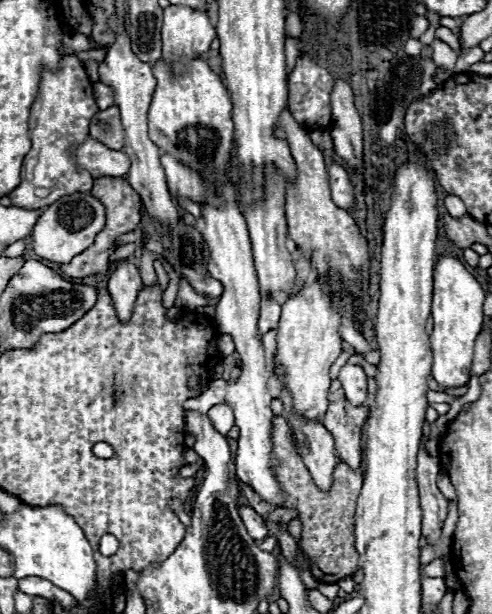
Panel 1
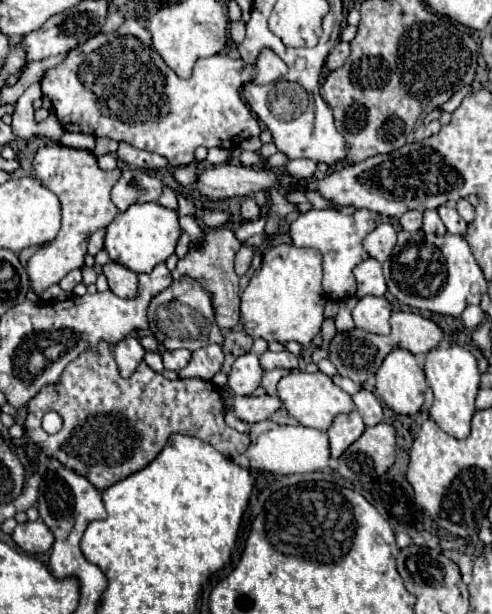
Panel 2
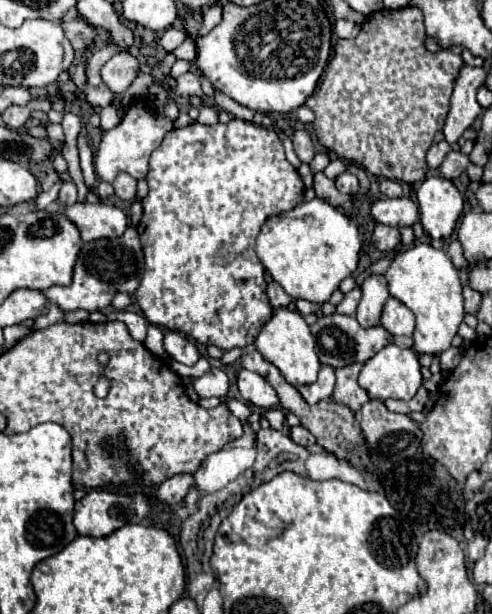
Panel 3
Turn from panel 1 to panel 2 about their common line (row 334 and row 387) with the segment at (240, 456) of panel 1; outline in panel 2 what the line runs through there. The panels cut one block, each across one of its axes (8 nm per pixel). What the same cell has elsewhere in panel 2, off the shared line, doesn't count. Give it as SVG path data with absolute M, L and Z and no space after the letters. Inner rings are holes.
M248 352L248 354L242 354L240 358L236 358L236 362L232 364L230 376L228 376L228 386L230 386L232 394L224 392L224 400L228 404L226 408L228 410L232 408L234 396L250 396L260 386L262 374L264 374L264 370L262 370L256 354Z

